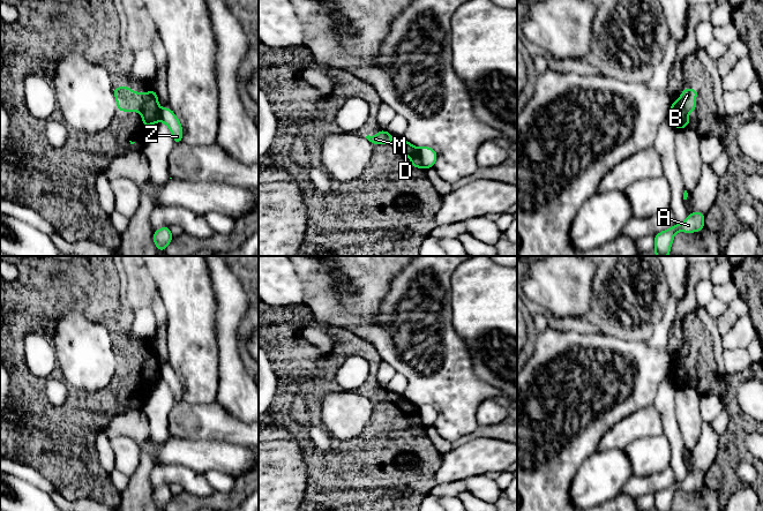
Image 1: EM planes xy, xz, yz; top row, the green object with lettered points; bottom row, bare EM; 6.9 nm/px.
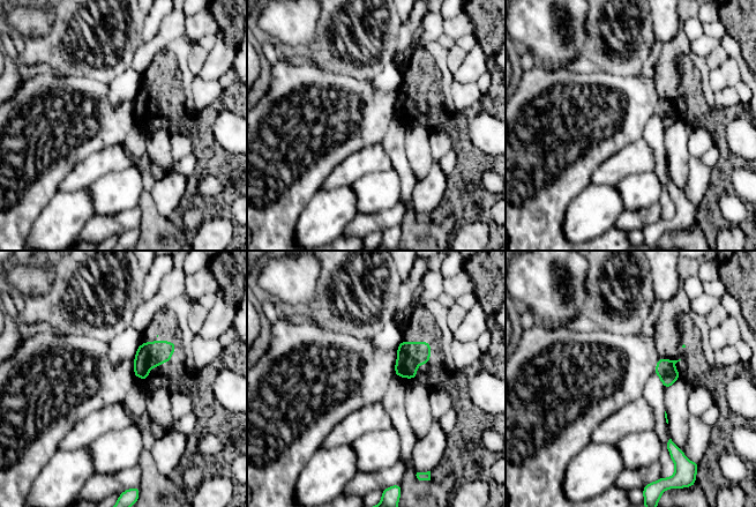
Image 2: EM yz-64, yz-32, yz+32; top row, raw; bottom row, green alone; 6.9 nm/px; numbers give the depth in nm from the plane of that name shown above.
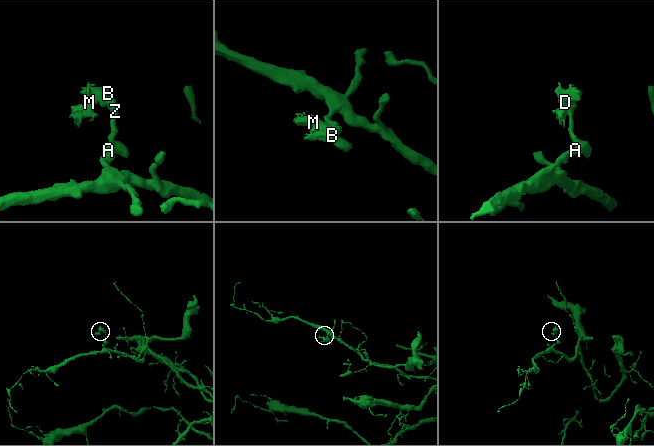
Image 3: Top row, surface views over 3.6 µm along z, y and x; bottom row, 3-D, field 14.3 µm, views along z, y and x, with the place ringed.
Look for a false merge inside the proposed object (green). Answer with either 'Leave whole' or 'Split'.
Split

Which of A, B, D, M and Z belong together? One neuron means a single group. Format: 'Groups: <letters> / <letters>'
Groups: A Z / B D M

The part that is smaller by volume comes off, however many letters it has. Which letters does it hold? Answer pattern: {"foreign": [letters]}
{"foreign": ["B", "D", "M"]}

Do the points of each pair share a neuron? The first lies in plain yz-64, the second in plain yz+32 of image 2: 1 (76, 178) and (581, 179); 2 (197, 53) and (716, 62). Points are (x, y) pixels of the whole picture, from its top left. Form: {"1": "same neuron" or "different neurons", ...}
{"1": "different neurons", "2": "same neuron"}

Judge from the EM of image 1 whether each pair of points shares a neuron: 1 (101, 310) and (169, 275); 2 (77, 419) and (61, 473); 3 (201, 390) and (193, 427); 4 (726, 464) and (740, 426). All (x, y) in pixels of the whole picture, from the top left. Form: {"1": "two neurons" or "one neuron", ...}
{"1": "two neurons", "2": "one neuron", "3": "two neurons", "4": "one neuron"}

